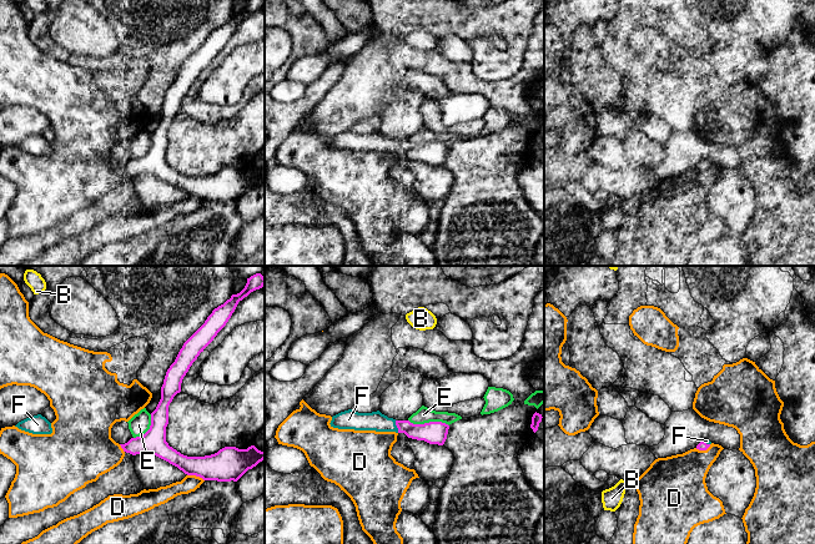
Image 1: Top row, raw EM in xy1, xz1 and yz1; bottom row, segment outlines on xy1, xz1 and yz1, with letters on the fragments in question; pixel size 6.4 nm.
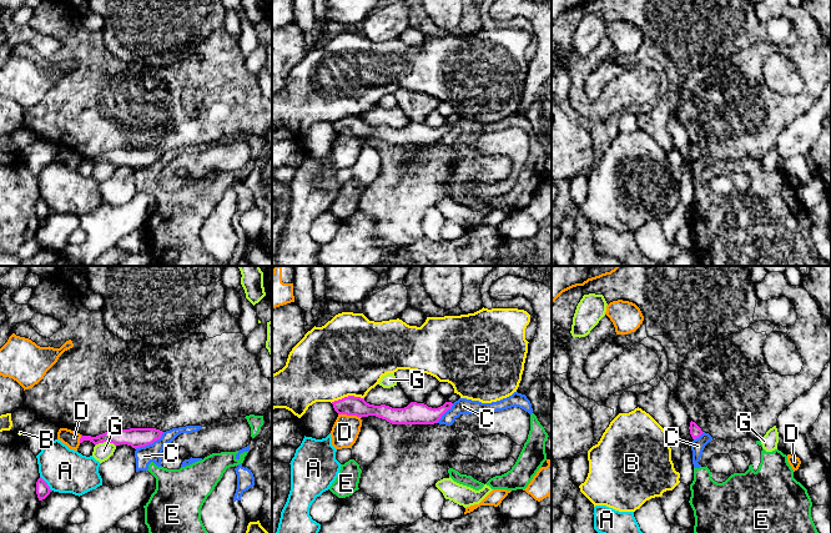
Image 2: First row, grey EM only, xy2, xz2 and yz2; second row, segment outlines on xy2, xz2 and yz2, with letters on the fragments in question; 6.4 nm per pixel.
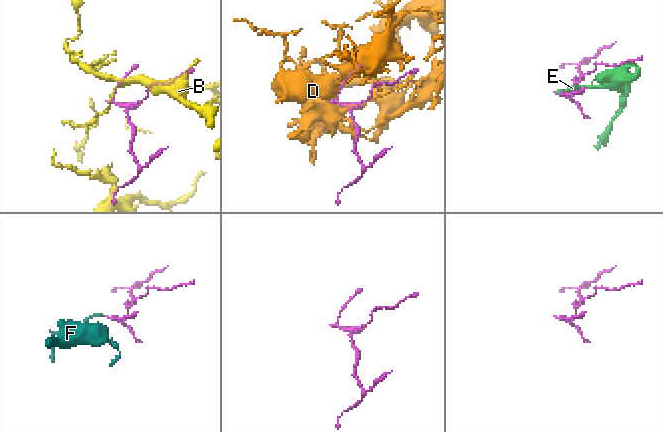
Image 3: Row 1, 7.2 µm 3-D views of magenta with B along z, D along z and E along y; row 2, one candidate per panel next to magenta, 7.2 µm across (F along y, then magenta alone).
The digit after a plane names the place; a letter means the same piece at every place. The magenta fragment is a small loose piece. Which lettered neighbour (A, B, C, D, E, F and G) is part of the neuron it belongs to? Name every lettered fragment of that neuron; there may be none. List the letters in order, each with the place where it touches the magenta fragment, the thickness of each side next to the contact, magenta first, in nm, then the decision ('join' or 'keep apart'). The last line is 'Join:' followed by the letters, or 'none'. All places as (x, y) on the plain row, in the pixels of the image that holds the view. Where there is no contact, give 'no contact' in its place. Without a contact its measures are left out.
A: contact xy2 (46, 204); calibres 90 and 280 nm; keep apart
B: contact xz2 (348, 116); calibres 130 and 500 nm; keep apart
C: contact xy2 (150, 164); calibres 130 and 120 nm; keep apart
D: contact xz2 (349, 135); calibres 130 and 180 nm; keep apart
E: contact xz1 (428, 144); calibres 140 and 100 nm; keep apart
F: contact xz1 (397, 147); calibres 140 and 120 nm; join
G: contact xy2 (105, 161); calibres 130 and 110 nm; keep apart
Join: F

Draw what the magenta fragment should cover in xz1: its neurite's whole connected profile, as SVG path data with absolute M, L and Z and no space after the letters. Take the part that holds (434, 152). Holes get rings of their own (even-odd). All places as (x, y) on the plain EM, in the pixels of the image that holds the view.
M352 130L333 136L329 145L338 150L404 153L408 158L438 166L444 165L449 150L449 146L442 142L413 145L409 141L388 138L379 131L358 134Z

